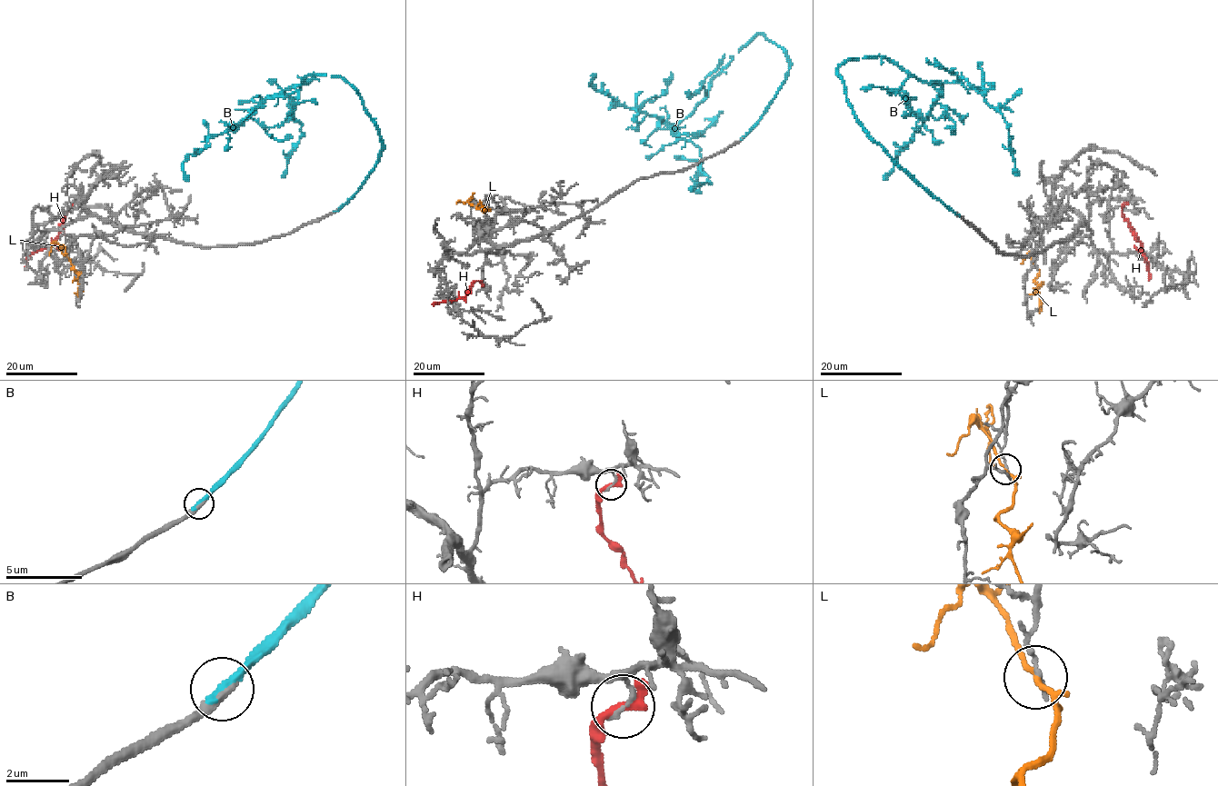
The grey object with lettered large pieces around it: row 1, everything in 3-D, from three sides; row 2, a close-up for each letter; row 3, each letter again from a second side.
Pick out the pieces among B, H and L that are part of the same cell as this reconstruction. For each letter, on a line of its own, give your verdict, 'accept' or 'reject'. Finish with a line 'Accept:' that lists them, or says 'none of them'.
B: accept
H: reject
L: reject
Accept: B

